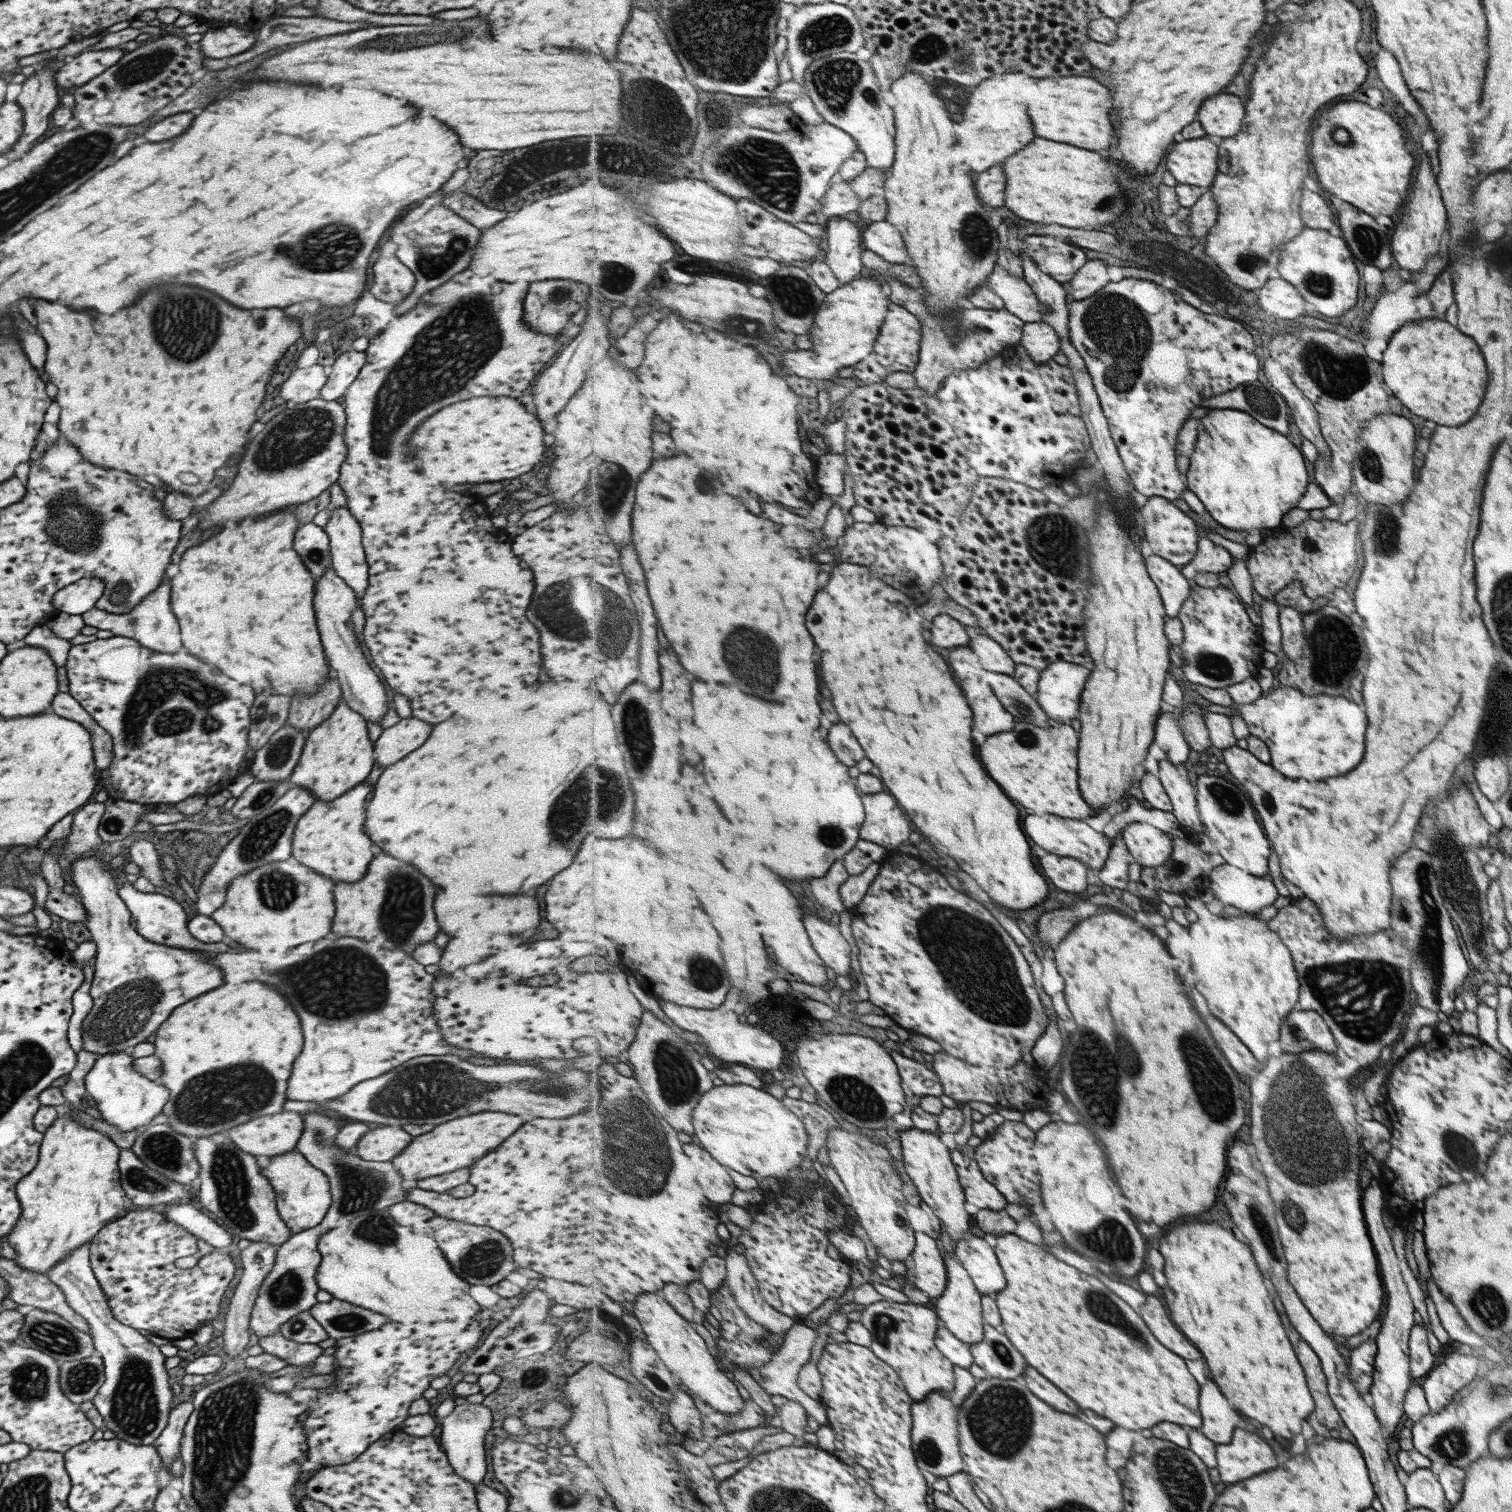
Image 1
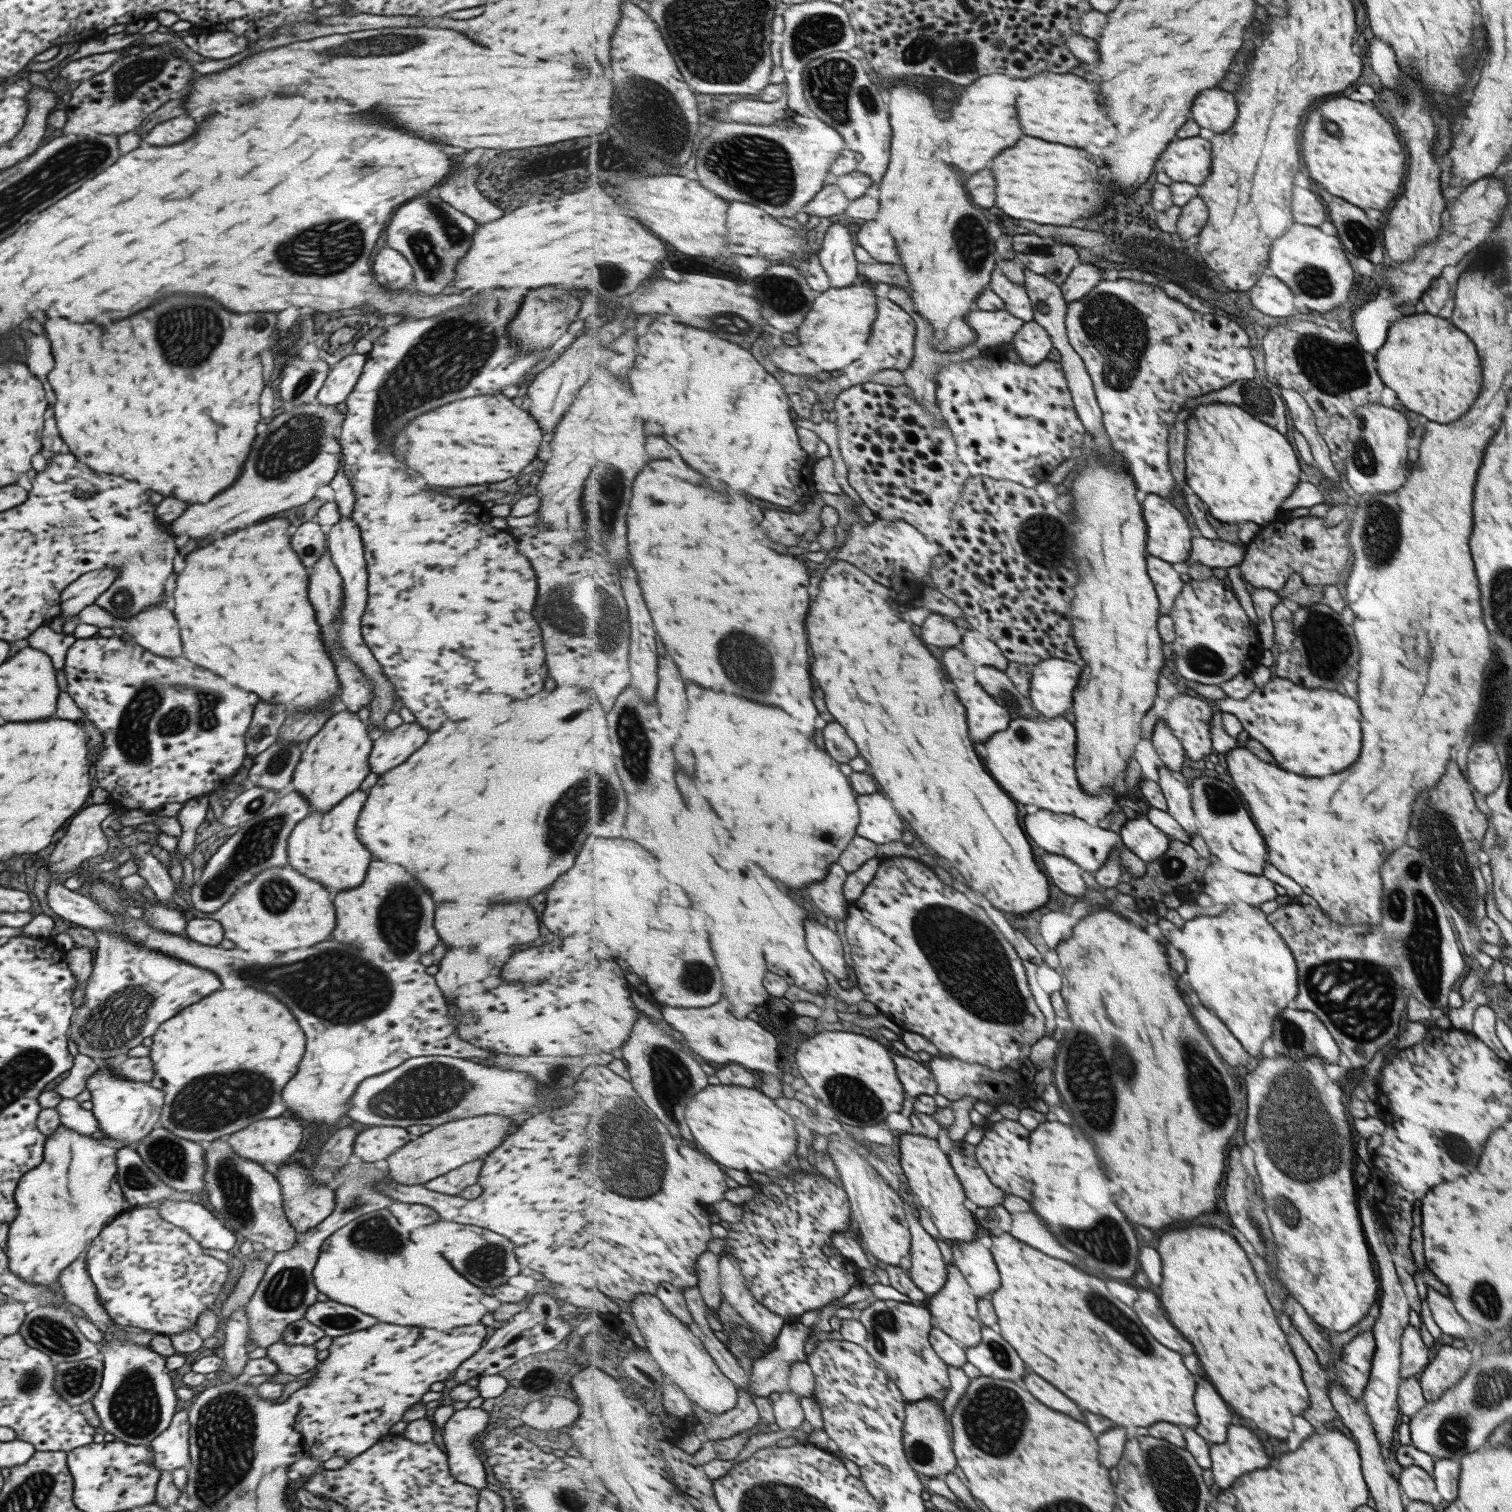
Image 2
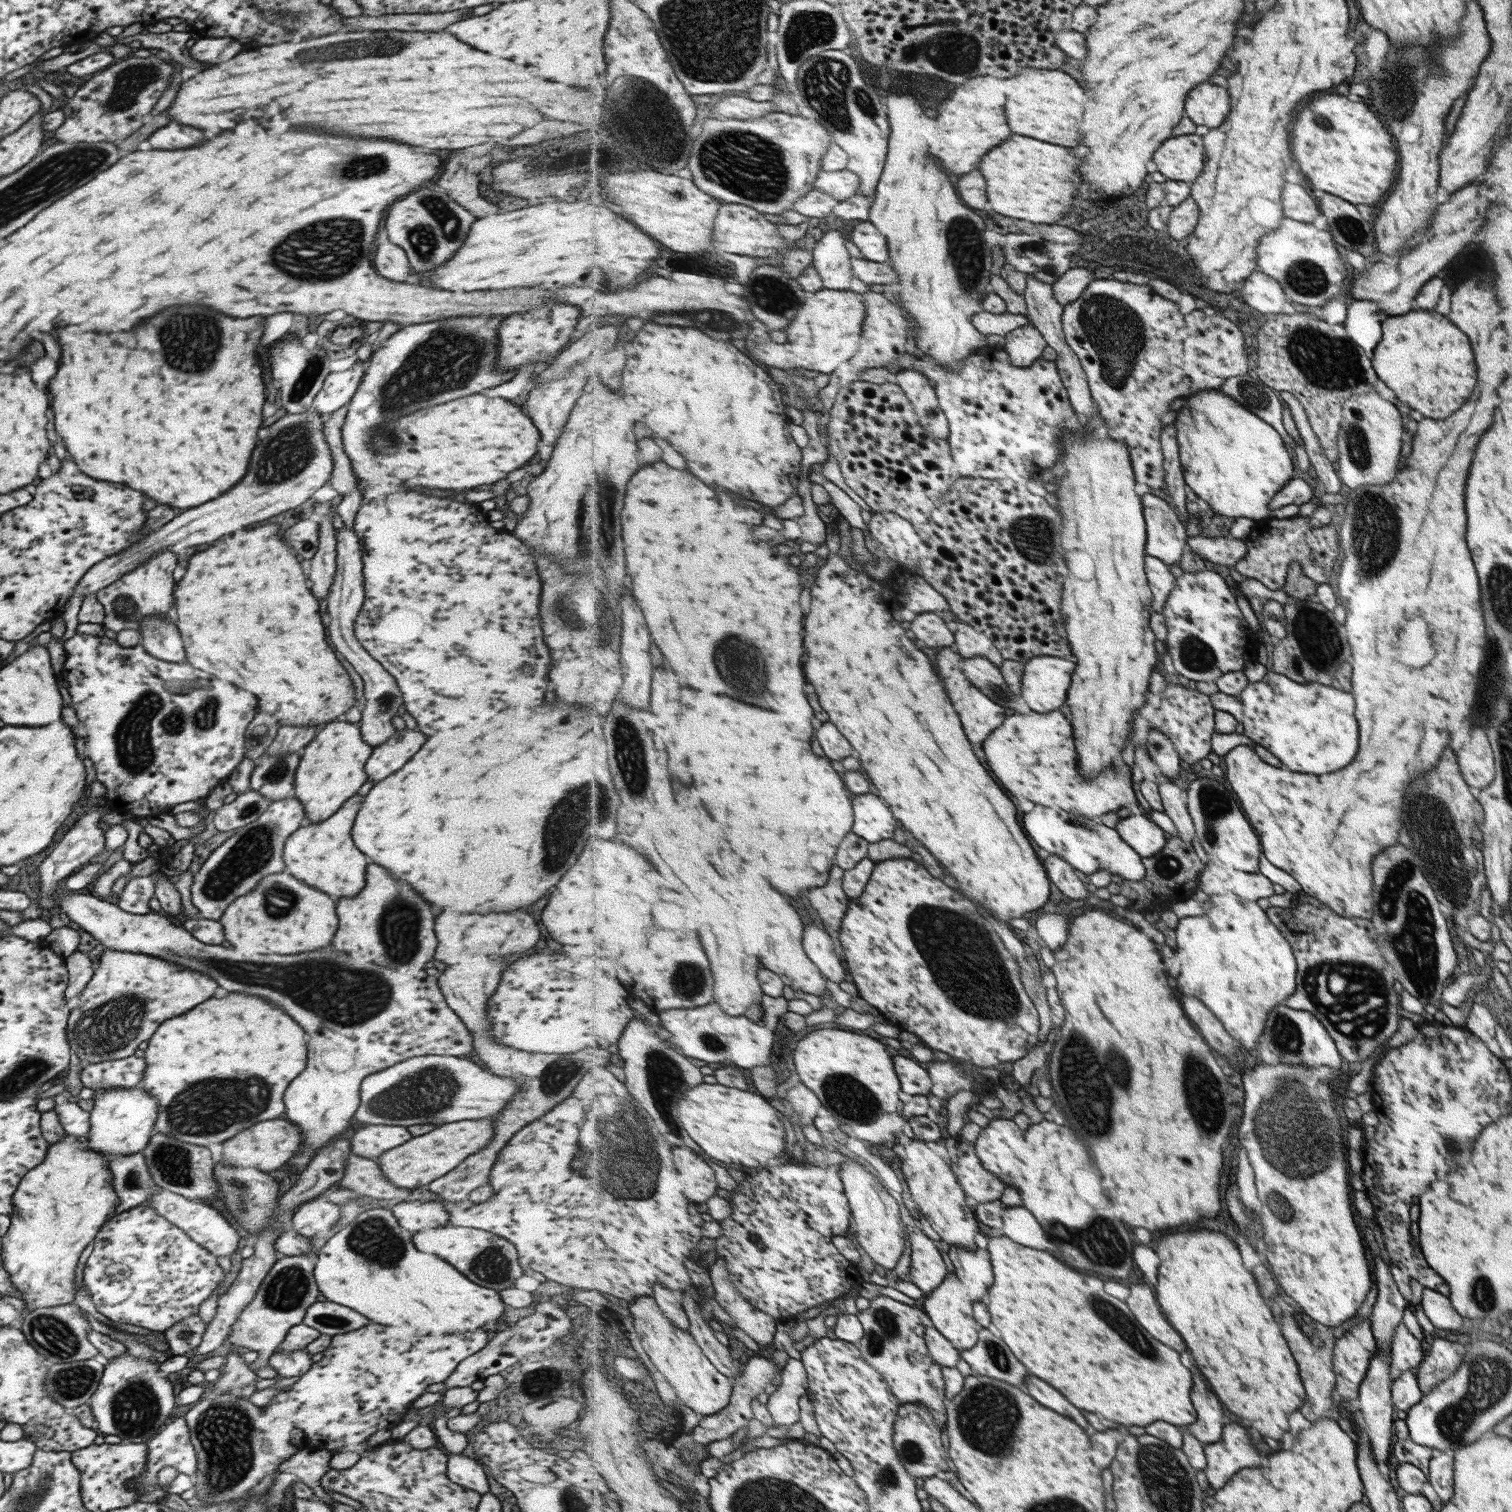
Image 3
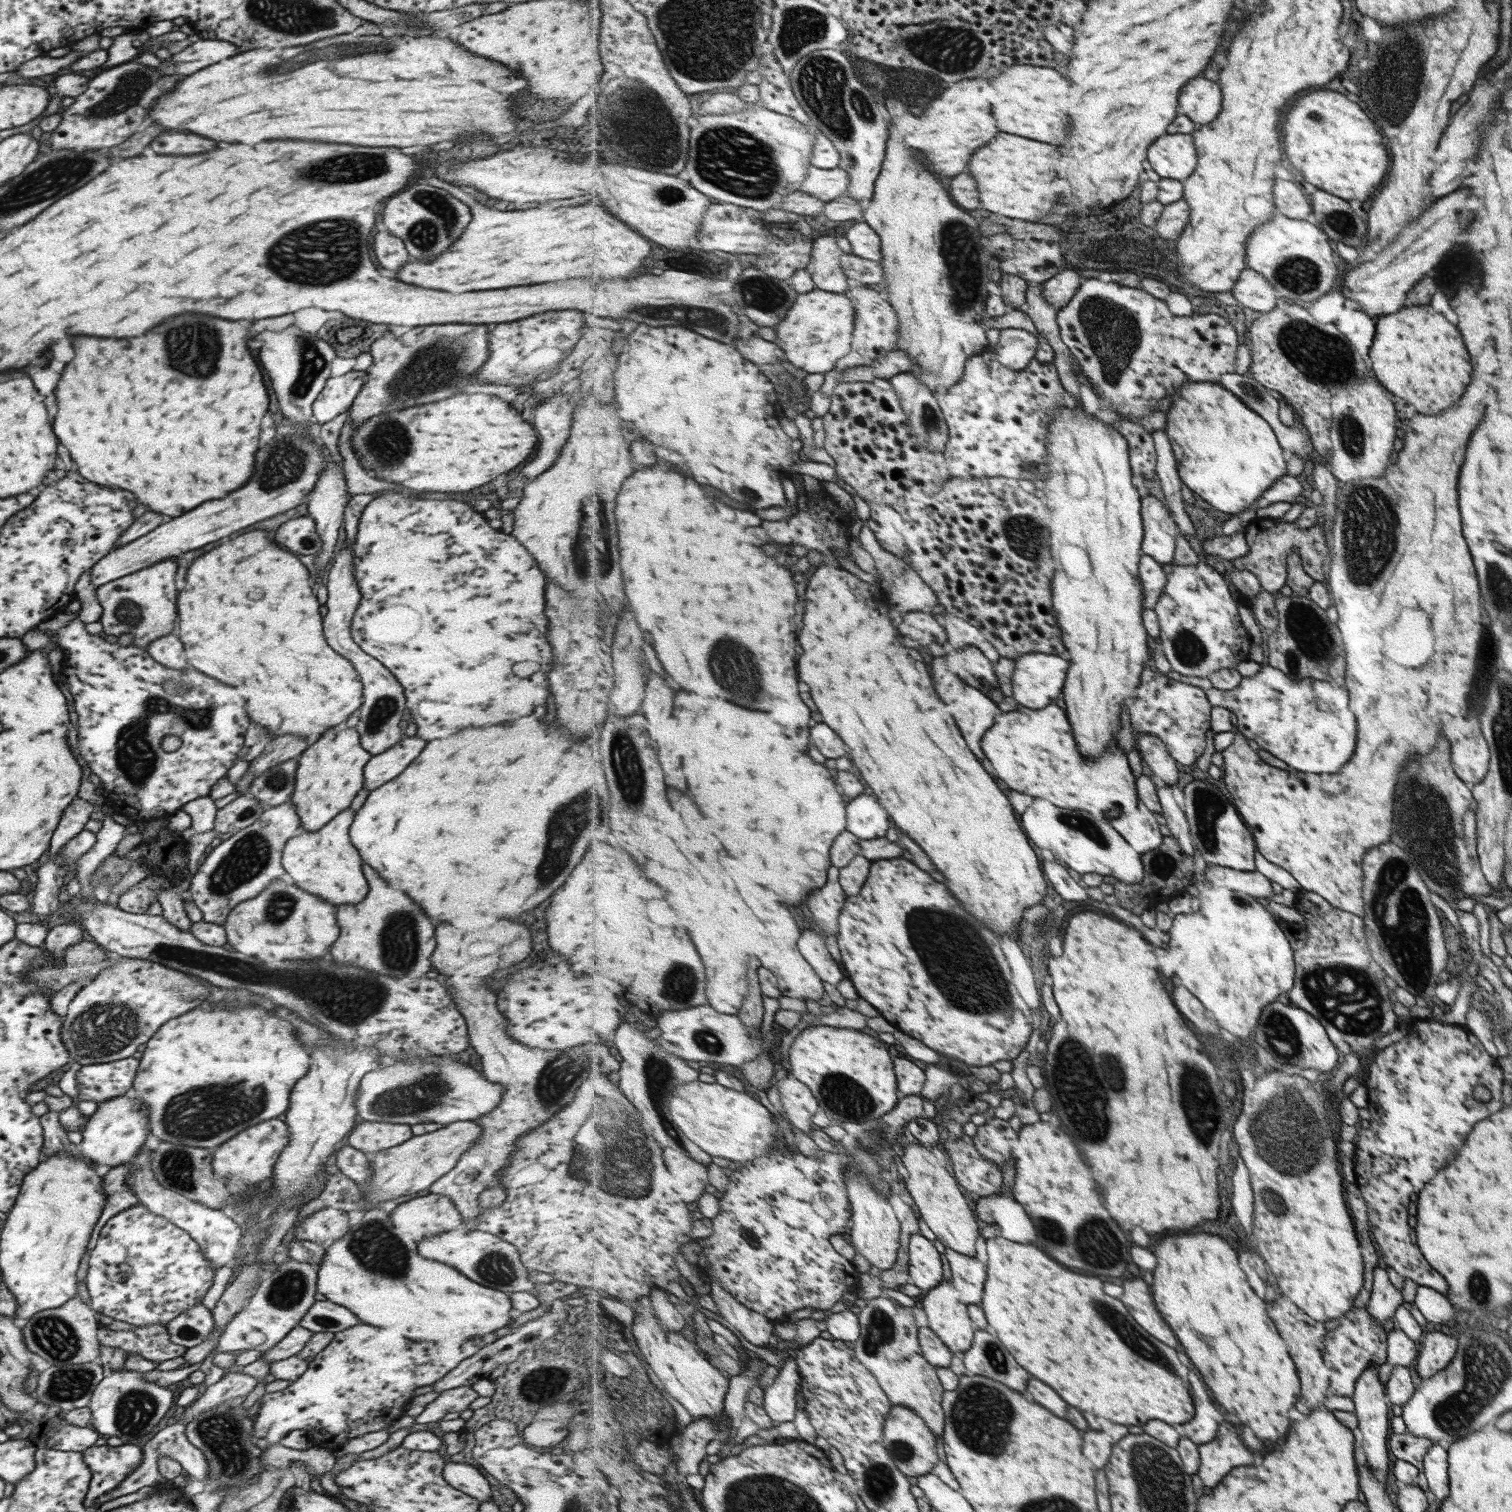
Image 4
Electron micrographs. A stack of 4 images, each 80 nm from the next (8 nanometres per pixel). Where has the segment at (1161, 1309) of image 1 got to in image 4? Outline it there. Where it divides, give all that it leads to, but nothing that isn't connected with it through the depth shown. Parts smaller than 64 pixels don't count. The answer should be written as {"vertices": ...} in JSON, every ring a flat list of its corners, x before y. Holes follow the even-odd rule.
{"vertices":[[1142,1278,1129,1280,1125,1282,1124,1292,1125,1296,1121,1300,1129,1306,1137,1322,1141,1322,1141,1326,1145,1326,1145,1330,1149,1330,1155,1338,1161,1338,1161,1342,1177,1348,1179,1340,1175,1332,1169,1328,1169,1324,1163,1320,1161,1312,1157,1310,1151,1285]]}

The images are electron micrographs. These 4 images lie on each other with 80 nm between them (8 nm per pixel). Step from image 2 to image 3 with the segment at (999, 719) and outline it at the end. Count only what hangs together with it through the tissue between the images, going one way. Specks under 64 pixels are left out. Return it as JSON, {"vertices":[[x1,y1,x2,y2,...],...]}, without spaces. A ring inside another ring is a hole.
{"vertices":[[949,676,945,678,945,686,949,686,949,696,957,710,961,710,961,720,965,722,965,730,969,730,969,740,973,744,983,744,993,730,1003,726,1007,718,1005,708,969,680]]}

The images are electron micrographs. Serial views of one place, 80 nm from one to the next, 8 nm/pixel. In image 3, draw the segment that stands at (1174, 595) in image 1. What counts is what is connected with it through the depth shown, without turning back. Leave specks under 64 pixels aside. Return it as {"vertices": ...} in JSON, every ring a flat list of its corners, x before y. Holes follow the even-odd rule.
{"vertices":[[1149,556,1145,559,1146,573,1154,594,1154,605,1152,610,1161,613,1168,604,1170,594,1178,585,1177,568,1173,568,1156,556]]}

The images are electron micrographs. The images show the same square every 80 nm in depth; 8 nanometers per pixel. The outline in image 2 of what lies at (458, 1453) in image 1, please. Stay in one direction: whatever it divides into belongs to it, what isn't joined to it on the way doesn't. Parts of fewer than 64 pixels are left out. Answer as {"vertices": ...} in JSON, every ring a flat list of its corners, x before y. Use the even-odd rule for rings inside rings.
{"vertices":[[481,1406,478,1408,464,1407,460,1410,454,1410,442,1426,441,1438,446,1450,444,1453,447,1457,449,1474,455,1479,455,1482,461,1482,461,1484,477,1490,486,1488,487,1484,479,1457,480,1452,473,1447,472,1443,475,1442,475,1436,479,1432,483,1433,488,1420,487,1411]]}

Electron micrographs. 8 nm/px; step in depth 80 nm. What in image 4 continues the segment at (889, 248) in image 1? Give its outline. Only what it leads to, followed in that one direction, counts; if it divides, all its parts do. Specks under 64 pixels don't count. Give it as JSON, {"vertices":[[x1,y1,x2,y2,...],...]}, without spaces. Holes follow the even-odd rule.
{"vertices":[[867,221,853,224,846,231,853,246,853,255,871,261,881,261,880,234]]}

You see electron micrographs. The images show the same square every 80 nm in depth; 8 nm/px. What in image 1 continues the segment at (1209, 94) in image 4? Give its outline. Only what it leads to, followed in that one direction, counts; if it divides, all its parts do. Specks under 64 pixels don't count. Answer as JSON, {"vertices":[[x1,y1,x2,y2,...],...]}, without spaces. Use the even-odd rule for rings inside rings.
{"vertices":[[1223,92,1204,102,1198,121,1208,134,1231,138,1244,128,1246,114,1248,110,1242,97]]}

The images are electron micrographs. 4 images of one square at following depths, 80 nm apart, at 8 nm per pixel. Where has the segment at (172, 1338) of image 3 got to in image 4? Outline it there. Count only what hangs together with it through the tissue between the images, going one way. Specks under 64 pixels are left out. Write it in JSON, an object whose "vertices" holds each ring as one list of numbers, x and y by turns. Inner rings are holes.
{"vertices":[[198,1300,189,1310,183,1310,164,1326,169,1341,185,1350,201,1344,214,1329,209,1310]]}

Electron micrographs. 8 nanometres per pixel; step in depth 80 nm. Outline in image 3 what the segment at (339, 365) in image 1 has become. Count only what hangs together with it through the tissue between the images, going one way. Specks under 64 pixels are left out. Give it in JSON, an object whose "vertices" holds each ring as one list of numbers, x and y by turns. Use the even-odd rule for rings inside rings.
{"vertices":[[357,360,350,369,329,372,322,387,316,392,311,408,320,415,329,416,334,410,346,405,361,382,364,367]]}

